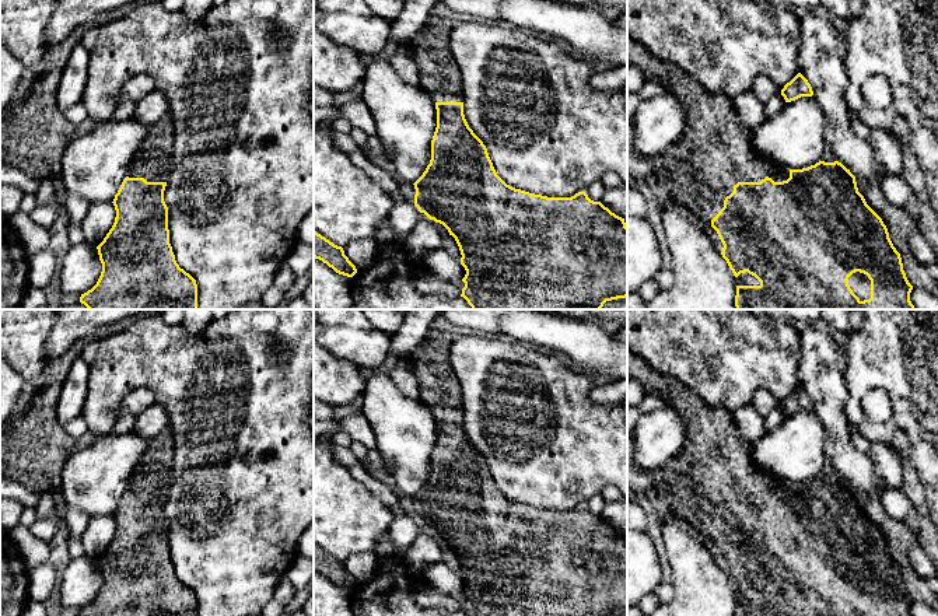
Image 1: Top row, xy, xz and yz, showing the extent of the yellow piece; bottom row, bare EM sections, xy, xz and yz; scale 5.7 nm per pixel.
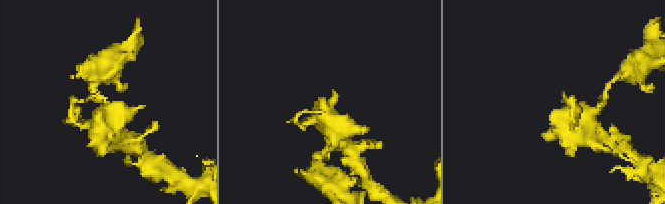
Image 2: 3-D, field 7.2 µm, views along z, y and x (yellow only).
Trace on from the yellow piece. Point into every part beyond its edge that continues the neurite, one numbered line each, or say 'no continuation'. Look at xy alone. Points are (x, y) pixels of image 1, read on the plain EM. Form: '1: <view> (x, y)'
1: xy (153, 475)

